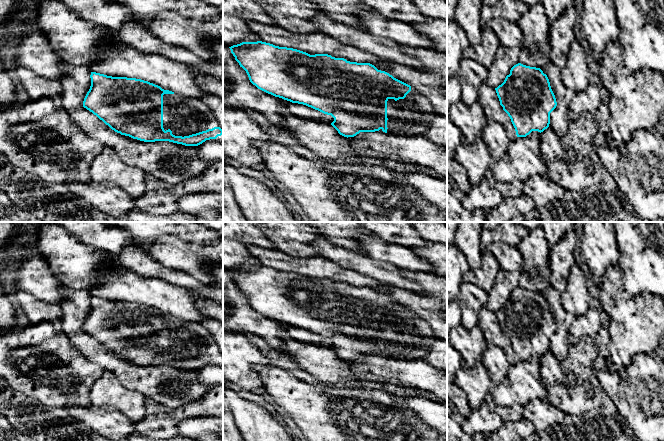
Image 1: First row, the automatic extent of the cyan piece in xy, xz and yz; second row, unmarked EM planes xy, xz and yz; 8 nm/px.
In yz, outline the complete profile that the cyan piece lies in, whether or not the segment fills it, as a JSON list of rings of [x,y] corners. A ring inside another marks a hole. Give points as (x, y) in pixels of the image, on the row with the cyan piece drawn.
[[[518,63],[495,90],[517,137],[526,137],[532,131],[541,133],[549,127],[550,113],[557,102],[549,79],[540,68]]]

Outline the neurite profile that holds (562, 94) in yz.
[[[553,63],[542,66],[540,69],[547,75],[557,102],[556,108],[550,113],[549,126],[558,135],[564,136],[568,131],[569,105],[575,92],[563,84],[561,69]]]

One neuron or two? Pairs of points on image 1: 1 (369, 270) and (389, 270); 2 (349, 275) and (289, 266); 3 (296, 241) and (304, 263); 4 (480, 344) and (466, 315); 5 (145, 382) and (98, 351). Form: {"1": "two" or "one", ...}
{"1": "one", "2": "one", "3": "two", "4": "two", "5": "one"}

